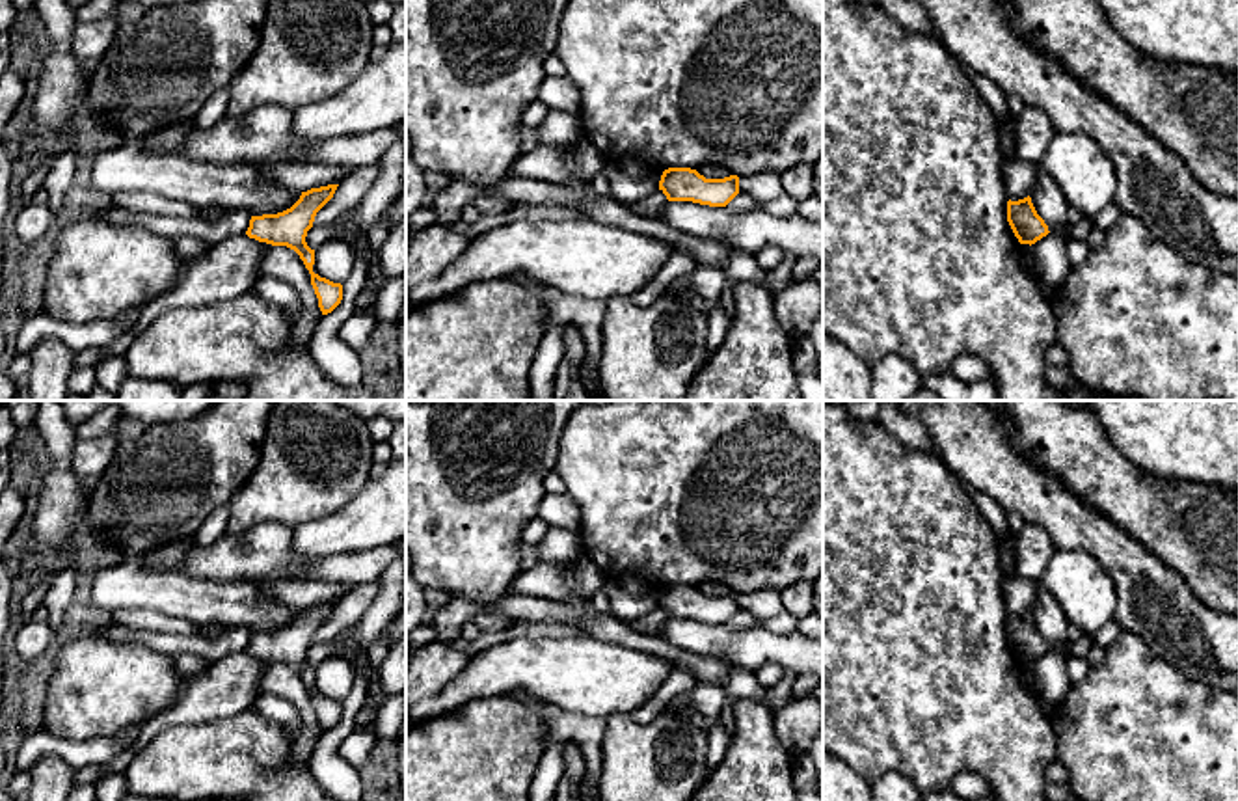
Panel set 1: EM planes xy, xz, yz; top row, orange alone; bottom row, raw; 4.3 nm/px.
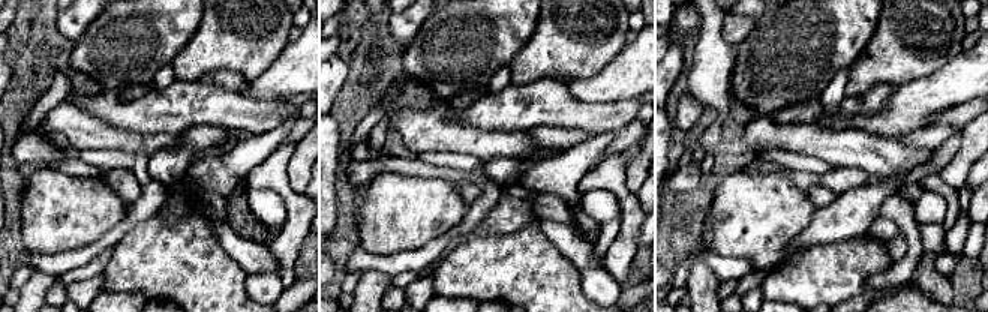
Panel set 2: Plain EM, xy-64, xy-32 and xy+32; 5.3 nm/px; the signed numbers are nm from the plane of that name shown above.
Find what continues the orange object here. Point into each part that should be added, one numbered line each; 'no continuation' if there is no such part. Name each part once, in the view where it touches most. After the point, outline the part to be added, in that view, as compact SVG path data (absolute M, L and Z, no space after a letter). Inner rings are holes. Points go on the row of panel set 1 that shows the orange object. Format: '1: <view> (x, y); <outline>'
no continuation

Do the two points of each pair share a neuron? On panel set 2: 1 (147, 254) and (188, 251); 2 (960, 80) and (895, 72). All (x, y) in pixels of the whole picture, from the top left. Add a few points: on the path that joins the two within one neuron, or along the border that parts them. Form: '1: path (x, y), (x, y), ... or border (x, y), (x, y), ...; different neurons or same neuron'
1: path (158, 254), (177, 254); same neuron
2: border (955, 56), (939, 69), (903, 83), (895, 89); different neurons

